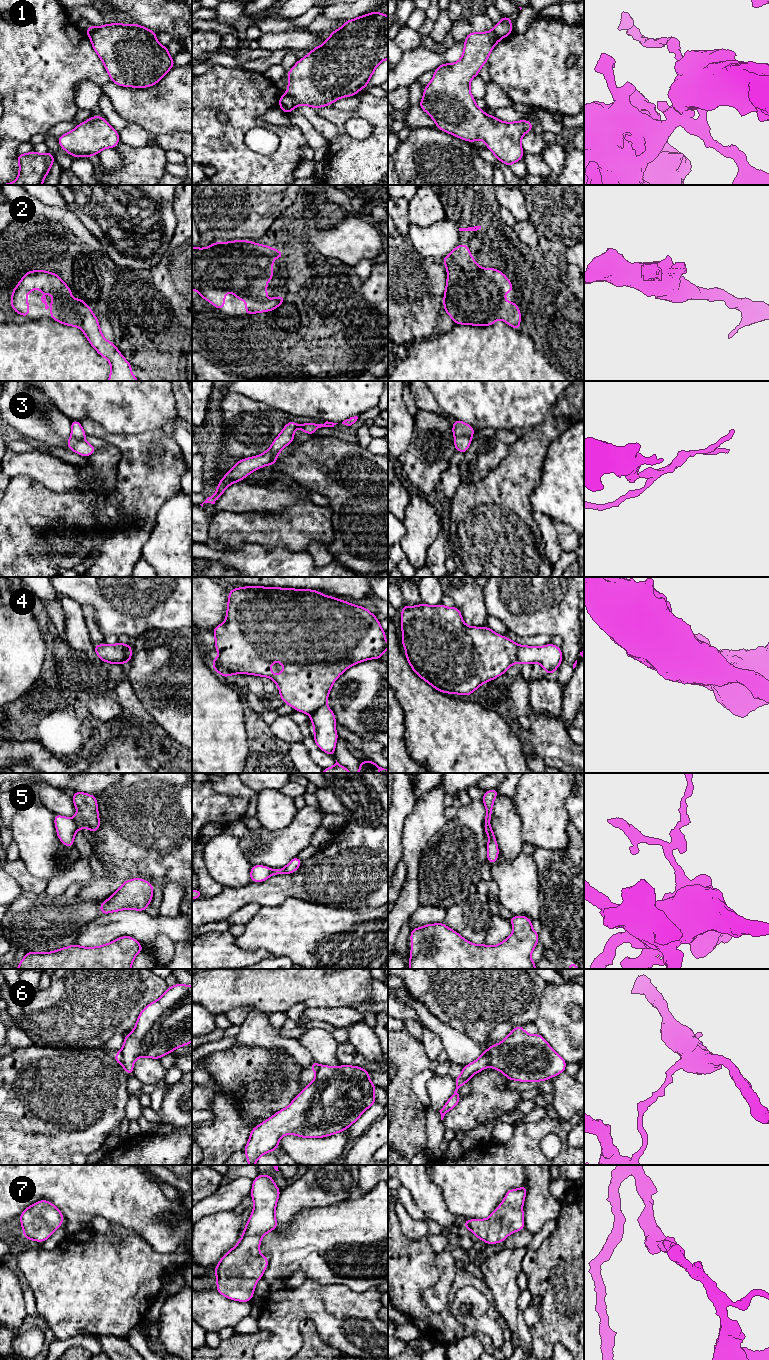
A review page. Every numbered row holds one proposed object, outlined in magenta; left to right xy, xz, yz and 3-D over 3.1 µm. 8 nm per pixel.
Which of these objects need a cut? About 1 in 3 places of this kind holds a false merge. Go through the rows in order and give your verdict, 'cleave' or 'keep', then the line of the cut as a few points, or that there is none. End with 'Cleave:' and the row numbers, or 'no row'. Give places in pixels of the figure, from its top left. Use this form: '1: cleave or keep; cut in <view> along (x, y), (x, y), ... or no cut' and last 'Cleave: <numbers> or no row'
1: cleave; cut in xz along (285, 94), (291, 98), (295, 107)
2: keep; no cut
3: cleave; cut in yz along (471, 436), (457, 436), (455, 438)
4: cleave; cut in xy along (130, 645), (125, 651), (125, 661)
5: cleave; cut in xy along (72, 819), (77, 828)
6: cleave; cut in yz along (486, 1050), (489, 1056), (488, 1065)
7: keep; no cut
Cleave: 1, 3, 4, 5, 6

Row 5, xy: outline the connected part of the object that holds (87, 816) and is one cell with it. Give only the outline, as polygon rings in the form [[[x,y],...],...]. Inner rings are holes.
[[[75,791],[72,800],[77,809],[77,813],[73,819],[77,829],[88,828],[94,834],[100,828],[97,797]]]

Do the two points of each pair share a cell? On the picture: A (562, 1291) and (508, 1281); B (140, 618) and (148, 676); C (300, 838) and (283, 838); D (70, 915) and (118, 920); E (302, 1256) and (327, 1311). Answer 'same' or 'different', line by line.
A: different
B: different
C: same
D: different
E: different

